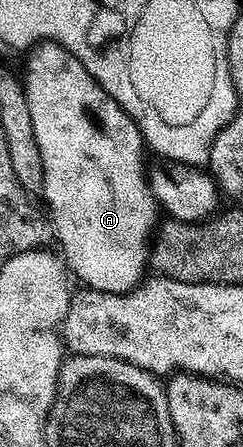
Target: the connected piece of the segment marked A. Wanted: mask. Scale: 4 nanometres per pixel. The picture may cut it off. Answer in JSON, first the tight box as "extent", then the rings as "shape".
{"extent":[24,43,160,294],"shape":[[[43,43],[31,49],[28,57],[30,59],[26,62],[26,74],[24,73],[28,112],[32,112],[32,129],[36,131],[36,144],[40,144],[40,160],[44,160],[42,194],[44,199],[46,198],[47,204],[50,205],[48,218],[52,223],[53,237],[56,242],[62,245],[62,250],[60,249],[61,257],[64,259],[69,273],[75,279],[78,277],[83,282],[83,287],[108,292],[109,294],[127,294],[130,290],[137,289],[143,279],[147,277],[146,264],[148,268],[148,263],[152,258],[152,239],[155,237],[156,227],[160,222],[160,219],[158,220],[160,207],[150,187],[148,165],[146,166],[148,150],[143,143],[142,133],[139,132],[138,125],[130,119],[128,112],[124,112],[124,108],[120,108],[120,104],[116,104],[116,100],[112,100],[112,96],[108,96],[108,92],[104,92],[104,88],[91,76],[88,68],[84,68],[84,64],[80,64],[62,46],[57,46],[54,43]]]}

